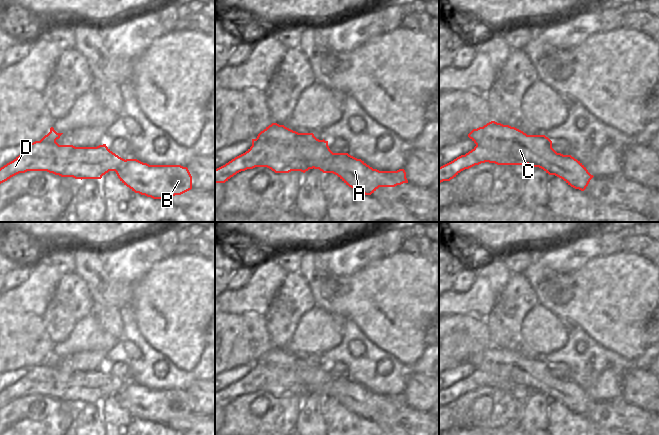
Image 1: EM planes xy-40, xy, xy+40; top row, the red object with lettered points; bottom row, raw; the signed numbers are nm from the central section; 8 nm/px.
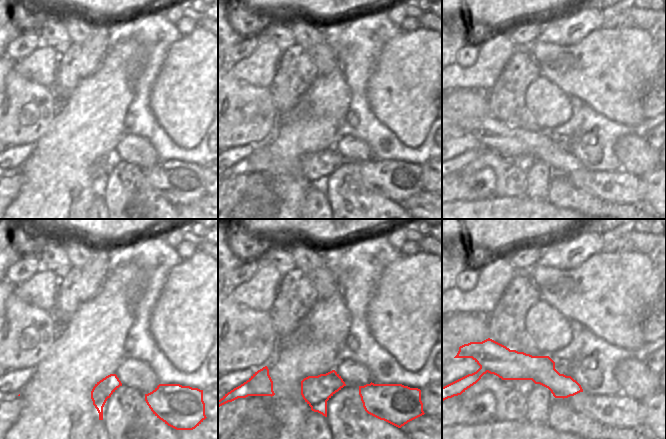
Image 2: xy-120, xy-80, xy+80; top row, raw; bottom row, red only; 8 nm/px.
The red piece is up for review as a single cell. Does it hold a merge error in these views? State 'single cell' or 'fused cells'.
fused cells

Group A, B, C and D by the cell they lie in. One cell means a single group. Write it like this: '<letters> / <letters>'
A B C / D

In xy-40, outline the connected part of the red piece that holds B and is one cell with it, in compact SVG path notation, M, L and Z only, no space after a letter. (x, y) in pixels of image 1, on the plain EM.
M126 383L114 394L120 405L135 417L168 425L192 413L192 400L181 389L149 389Z

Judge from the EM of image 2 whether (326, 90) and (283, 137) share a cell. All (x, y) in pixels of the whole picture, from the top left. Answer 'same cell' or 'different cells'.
same cell

